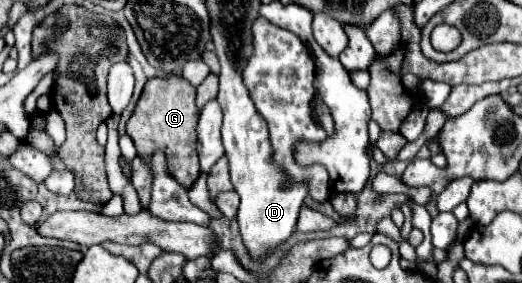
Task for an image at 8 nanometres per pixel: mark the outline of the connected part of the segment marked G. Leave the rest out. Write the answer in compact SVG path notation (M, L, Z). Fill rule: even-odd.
M169 75L163 79L155 77L145 83L135 111L127 121L127 135L133 139L137 155L149 163L149 155L153 151L165 151L169 171L183 187L191 187L199 173L199 159L195 149L197 113L199 109L195 107L195 87L189 85L183 75Z

